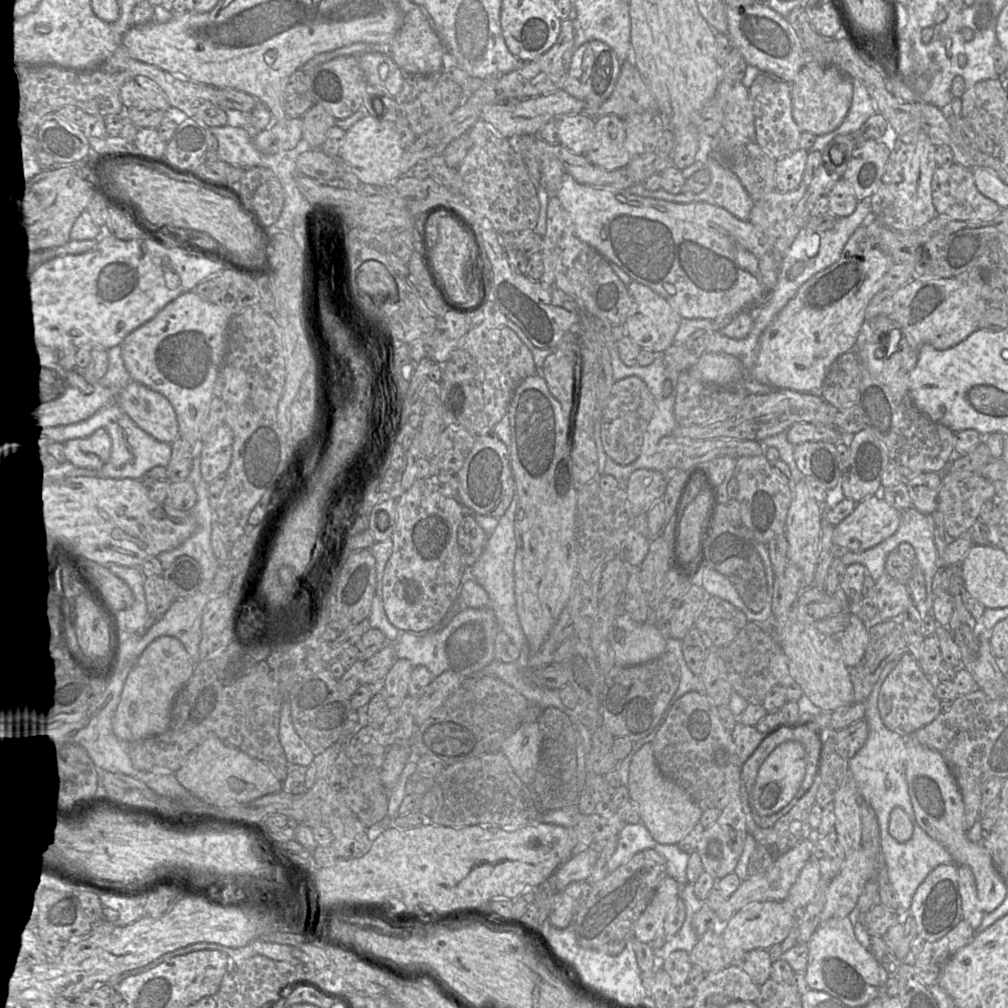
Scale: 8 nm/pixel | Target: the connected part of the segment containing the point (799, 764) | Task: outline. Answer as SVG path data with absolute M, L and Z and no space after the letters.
M788 741L776 747L761 765L749 797L749 804L761 816L779 812L798 792L805 773L804 749L798 742Z

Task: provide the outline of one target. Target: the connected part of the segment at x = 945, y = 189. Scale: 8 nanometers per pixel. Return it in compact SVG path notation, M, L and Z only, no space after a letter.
M956 163L936 168L932 179L932 200L937 214L959 221L989 220L1002 209L995 201L985 197L978 190L972 169Z

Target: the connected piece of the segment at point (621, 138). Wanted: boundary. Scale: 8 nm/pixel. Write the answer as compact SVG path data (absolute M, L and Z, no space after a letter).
M615 115L595 119L593 141L585 157L608 172L626 168L632 156L626 148L623 119Z

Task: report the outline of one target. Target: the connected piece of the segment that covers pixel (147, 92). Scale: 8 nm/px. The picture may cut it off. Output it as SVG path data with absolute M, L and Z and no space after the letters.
M143 76L127 81L120 89L120 99L124 108L160 111L169 111L171 108L160 87Z

